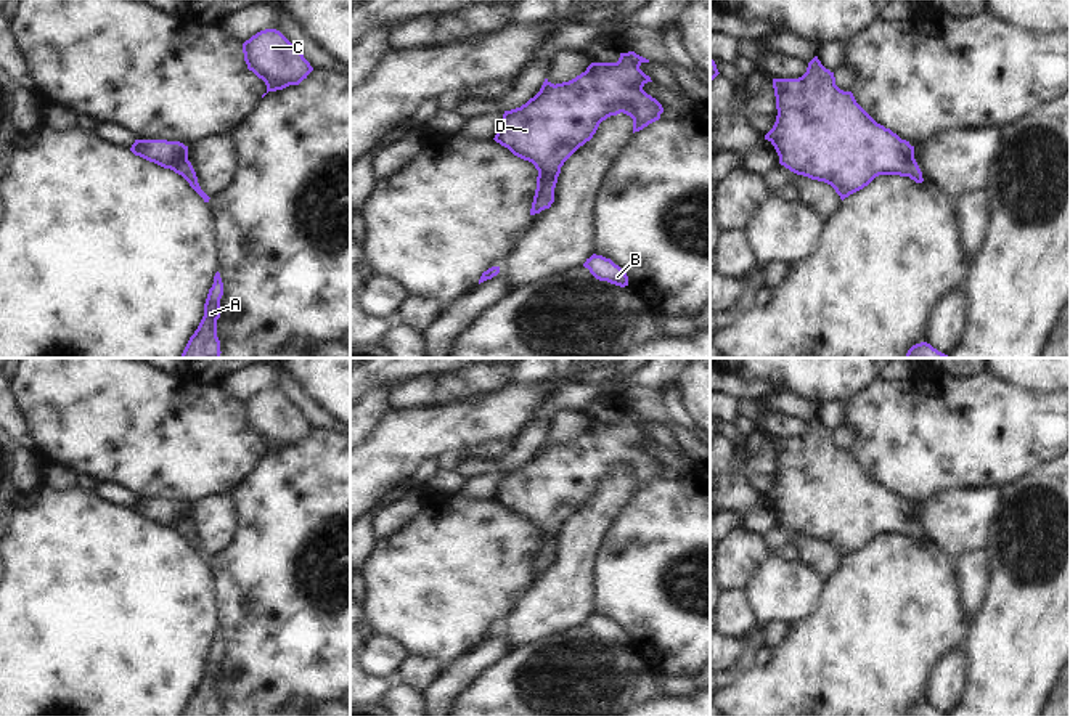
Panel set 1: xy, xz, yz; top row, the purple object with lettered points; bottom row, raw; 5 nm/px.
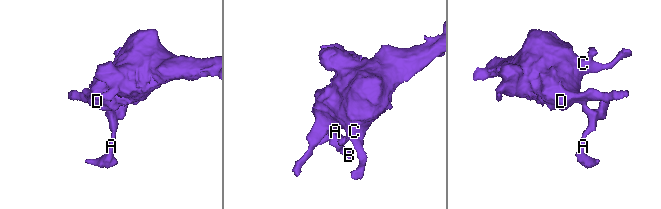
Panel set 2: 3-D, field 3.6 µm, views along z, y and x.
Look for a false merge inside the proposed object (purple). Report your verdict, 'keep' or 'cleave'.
keep

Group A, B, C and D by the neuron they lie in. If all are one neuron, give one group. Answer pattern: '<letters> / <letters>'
A B C D

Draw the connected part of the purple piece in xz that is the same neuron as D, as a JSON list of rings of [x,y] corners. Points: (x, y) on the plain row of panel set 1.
[[[628,411],[620,413],[617,422],[591,422],[585,432],[569,441],[554,445],[545,438],[540,451],[525,464],[504,470],[493,499],[538,530],[530,575],[551,567],[561,527],[593,498],[602,480],[623,472],[633,478],[635,493],[660,478],[662,464],[643,450],[647,441],[652,441],[639,429],[643,422],[649,419]]]

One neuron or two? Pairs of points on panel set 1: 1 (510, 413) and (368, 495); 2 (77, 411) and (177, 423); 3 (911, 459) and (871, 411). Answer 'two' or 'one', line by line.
1: one
2: one
3: one

